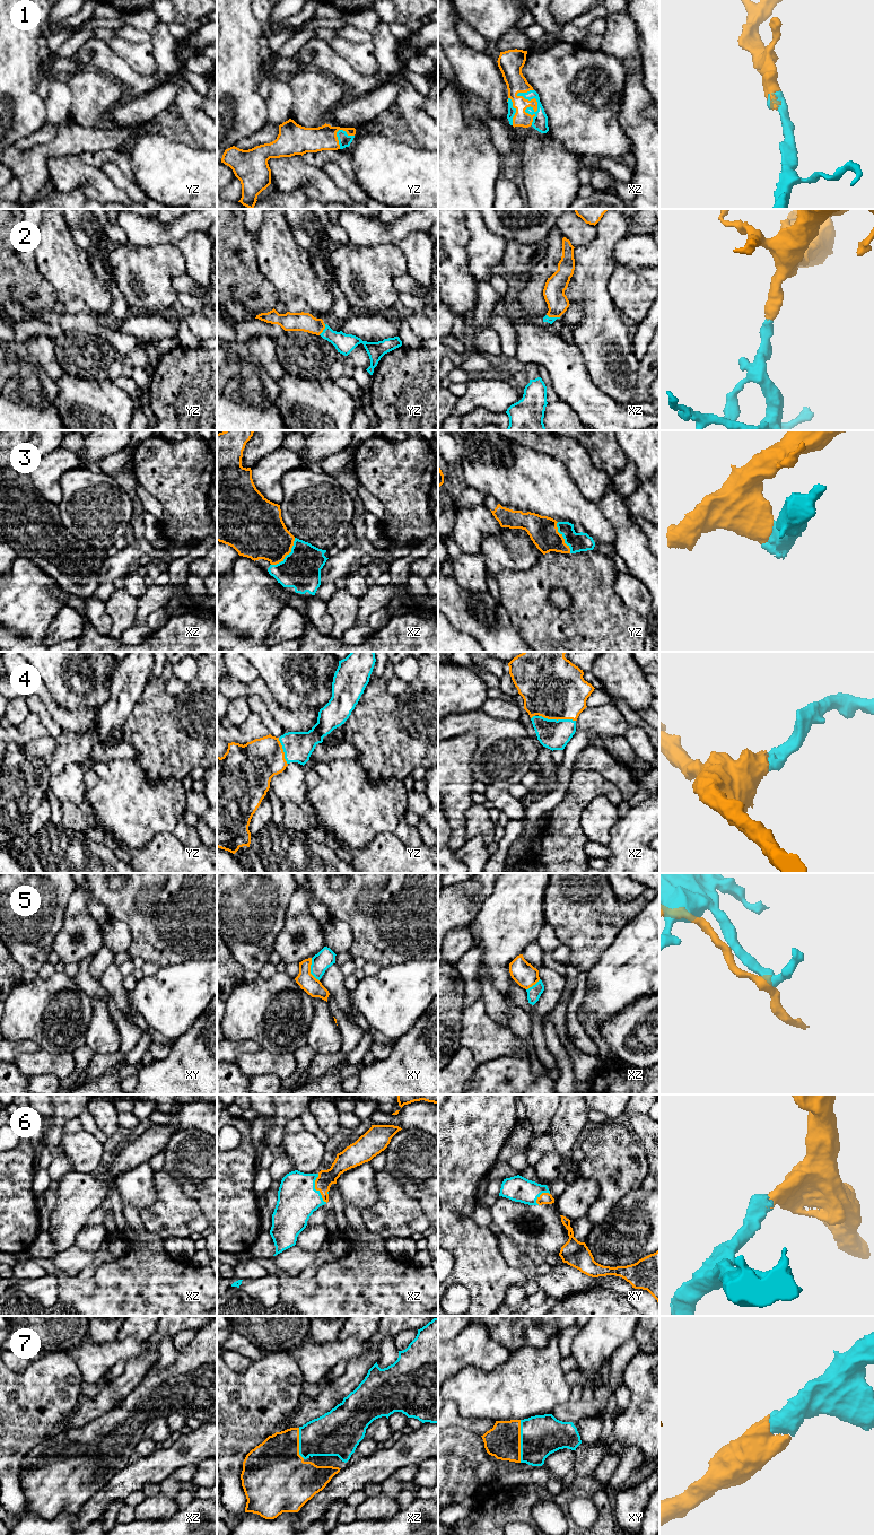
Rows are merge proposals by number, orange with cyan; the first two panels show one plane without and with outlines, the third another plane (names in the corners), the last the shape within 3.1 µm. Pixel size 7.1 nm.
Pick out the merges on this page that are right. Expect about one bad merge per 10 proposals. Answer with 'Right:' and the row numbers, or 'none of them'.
Right: 1, 2, 3, 4, 6, 7

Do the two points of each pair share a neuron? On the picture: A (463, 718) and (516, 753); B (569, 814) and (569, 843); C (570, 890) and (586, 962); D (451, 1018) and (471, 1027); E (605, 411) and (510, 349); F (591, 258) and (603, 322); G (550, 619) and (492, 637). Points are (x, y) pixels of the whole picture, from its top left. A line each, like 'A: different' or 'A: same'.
A: same
B: same
C: same
D: different
E: different
F: same
G: different

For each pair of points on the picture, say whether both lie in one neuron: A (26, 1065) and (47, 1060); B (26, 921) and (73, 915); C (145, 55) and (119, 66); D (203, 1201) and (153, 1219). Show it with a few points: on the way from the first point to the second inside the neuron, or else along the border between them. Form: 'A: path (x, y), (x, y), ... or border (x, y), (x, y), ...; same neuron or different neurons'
A: path (32, 1064), (42, 1062); same neuron
B: border (73, 891), (64, 912), (62, 927), (54, 941); different neurons
C: border (107, 44), (139, 73), (150, 75); different neurons
D: border (197, 1201), (204, 1215); different neurons

